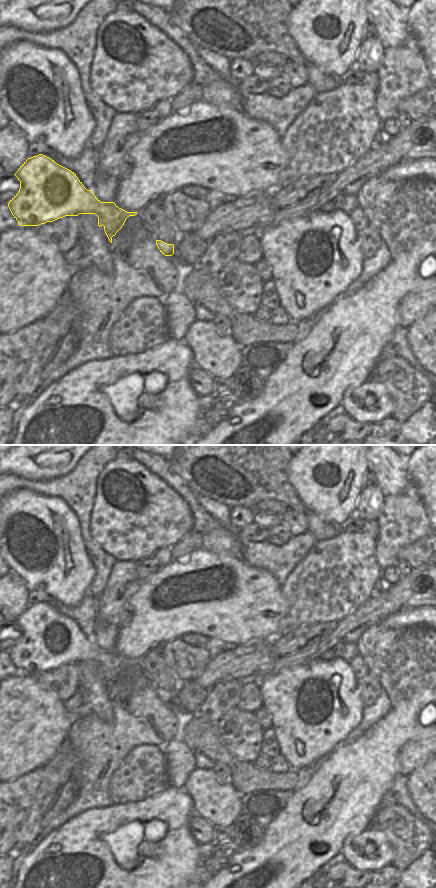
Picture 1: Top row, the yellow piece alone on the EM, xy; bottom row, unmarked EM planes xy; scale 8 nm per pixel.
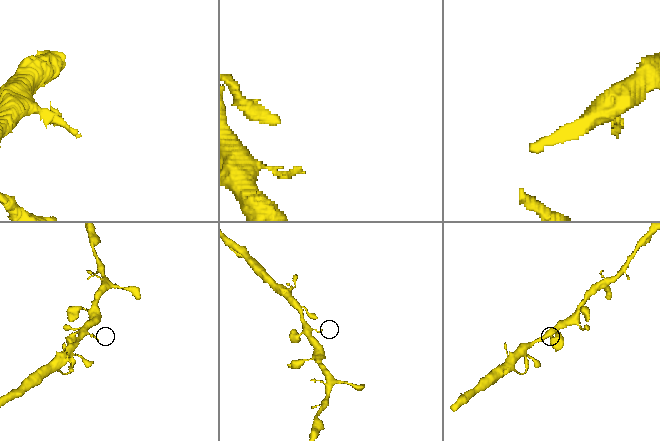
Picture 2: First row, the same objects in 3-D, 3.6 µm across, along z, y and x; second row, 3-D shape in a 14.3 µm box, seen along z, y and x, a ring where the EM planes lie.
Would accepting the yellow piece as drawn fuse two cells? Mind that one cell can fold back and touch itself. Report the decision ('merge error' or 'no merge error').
no merge error

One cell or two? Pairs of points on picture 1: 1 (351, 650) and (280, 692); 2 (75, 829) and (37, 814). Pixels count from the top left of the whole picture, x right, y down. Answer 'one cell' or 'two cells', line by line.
1: two cells
2: two cells

